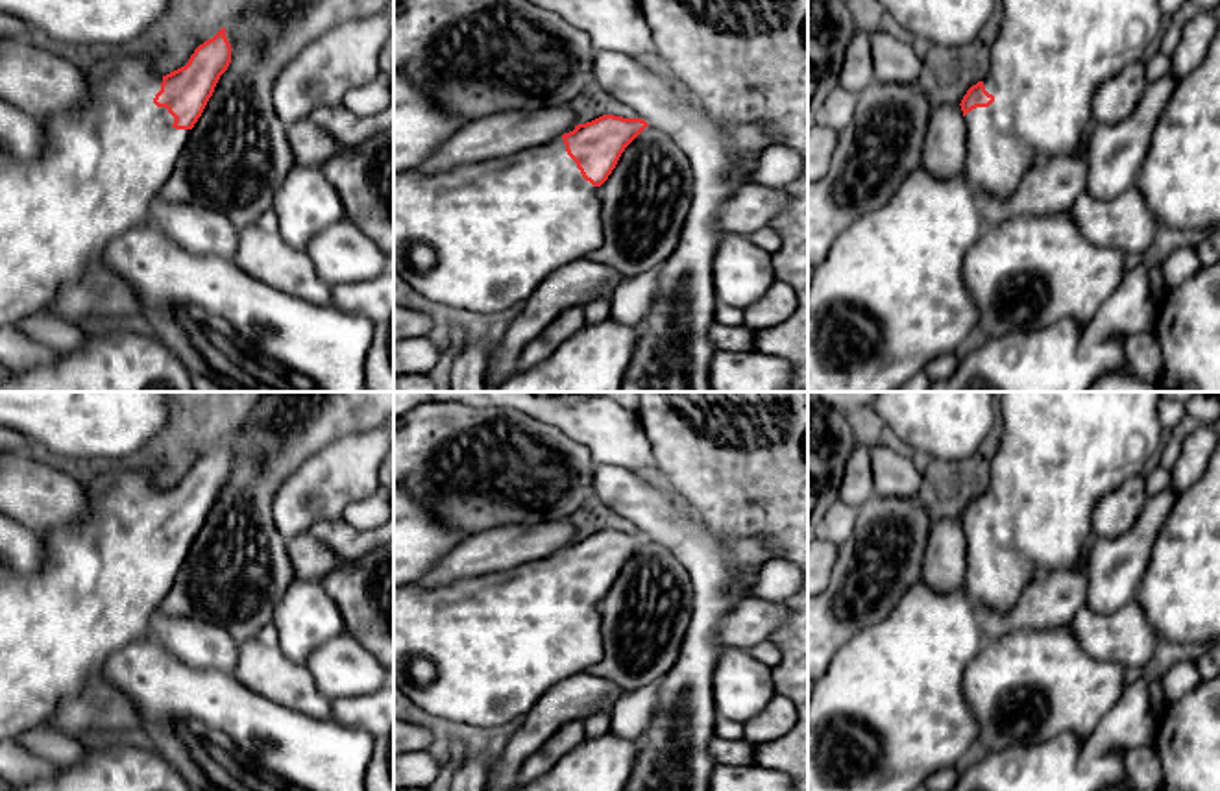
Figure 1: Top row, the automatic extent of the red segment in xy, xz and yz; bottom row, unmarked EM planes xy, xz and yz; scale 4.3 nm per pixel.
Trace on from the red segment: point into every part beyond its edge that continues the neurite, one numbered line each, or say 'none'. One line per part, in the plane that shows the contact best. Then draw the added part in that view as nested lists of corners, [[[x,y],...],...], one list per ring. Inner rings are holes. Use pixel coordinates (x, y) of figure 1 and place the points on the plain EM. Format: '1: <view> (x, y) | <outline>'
1: xy (106, 577) | [[[115,471],[85,484],[92,517],[85,523],[39,534],[50,562],[35,573],[15,573],[0,564],[0,741],[48,723],[55,708],[85,686],[105,658],[139,638],[146,638],[152,617],[168,595],[190,543],[176,543],[166,521],[153,517],[163,488],[148,473]]]

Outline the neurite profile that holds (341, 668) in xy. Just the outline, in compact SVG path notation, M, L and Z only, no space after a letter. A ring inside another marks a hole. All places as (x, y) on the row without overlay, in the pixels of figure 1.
M348 632L311 652L305 667L331 700L373 693L390 680L383 663Z

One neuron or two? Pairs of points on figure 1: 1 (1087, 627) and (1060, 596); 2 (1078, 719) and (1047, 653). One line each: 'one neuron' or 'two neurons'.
1: two neurons
2: one neuron

